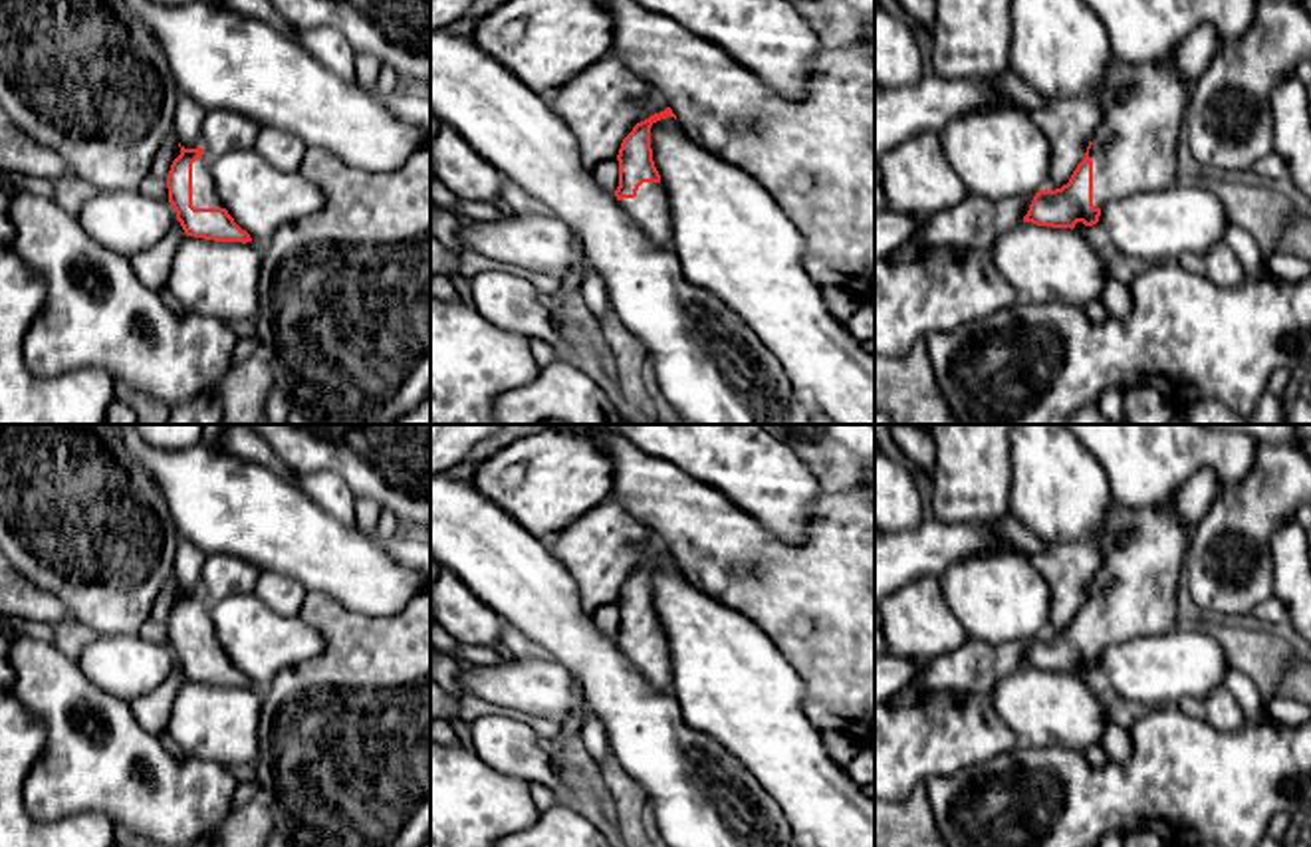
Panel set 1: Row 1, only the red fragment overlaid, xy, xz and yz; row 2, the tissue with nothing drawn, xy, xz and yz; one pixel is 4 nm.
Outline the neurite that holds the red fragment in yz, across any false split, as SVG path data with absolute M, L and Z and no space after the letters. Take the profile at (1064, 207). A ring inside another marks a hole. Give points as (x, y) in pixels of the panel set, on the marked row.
M1174 50L1156 61L1125 61L1117 56L1109 61L1091 95L1105 99L1105 115L1089 141L1083 161L1067 184L1055 190L1039 190L1023 196L992 200L968 192L954 208L924 216L916 244L926 248L974 248L988 252L1000 234L1019 222L1051 228L1075 228L1077 222L1093 226L1101 208L1113 200L1162 190L1178 182L1176 143L1184 125L1192 83L1178 71Z

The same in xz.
M607 54L547 95L547 103L573 133L583 167L593 169L609 157L619 161L619 186L615 190L619 208L656 248L668 248L672 238L668 196L653 161L651 127L666 117L676 119L676 115L666 107L639 123L639 101L649 87L653 85L637 69Z

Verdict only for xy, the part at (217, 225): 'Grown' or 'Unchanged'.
Grown

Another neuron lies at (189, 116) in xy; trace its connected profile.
M179 95L175 105L175 133L184 149L200 147L206 109L188 95Z

